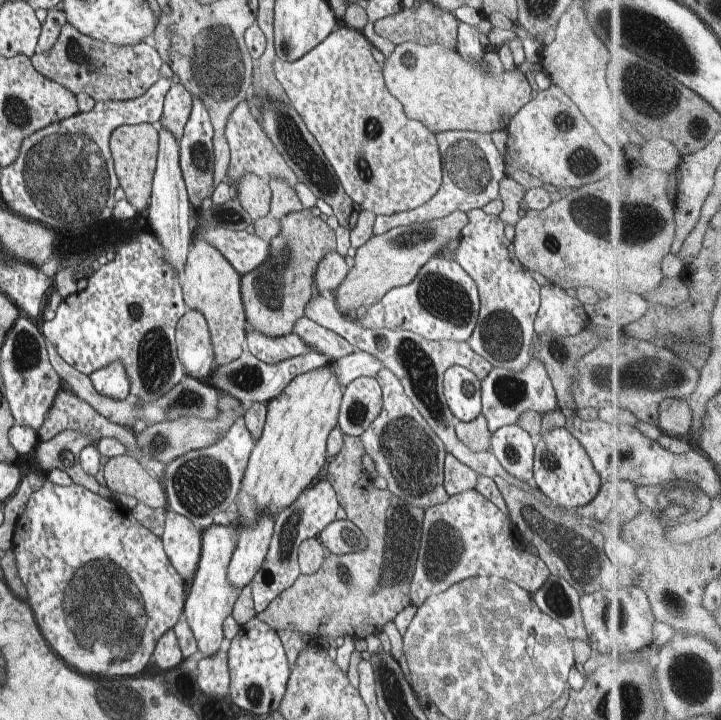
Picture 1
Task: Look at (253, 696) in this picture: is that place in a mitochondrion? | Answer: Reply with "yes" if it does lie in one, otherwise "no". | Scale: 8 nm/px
yes

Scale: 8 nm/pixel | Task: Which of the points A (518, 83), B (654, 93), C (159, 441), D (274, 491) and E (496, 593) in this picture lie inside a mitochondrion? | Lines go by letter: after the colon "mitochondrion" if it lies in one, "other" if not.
A: other
B: mitochondrion
C: mitochondrion
D: other
E: other

